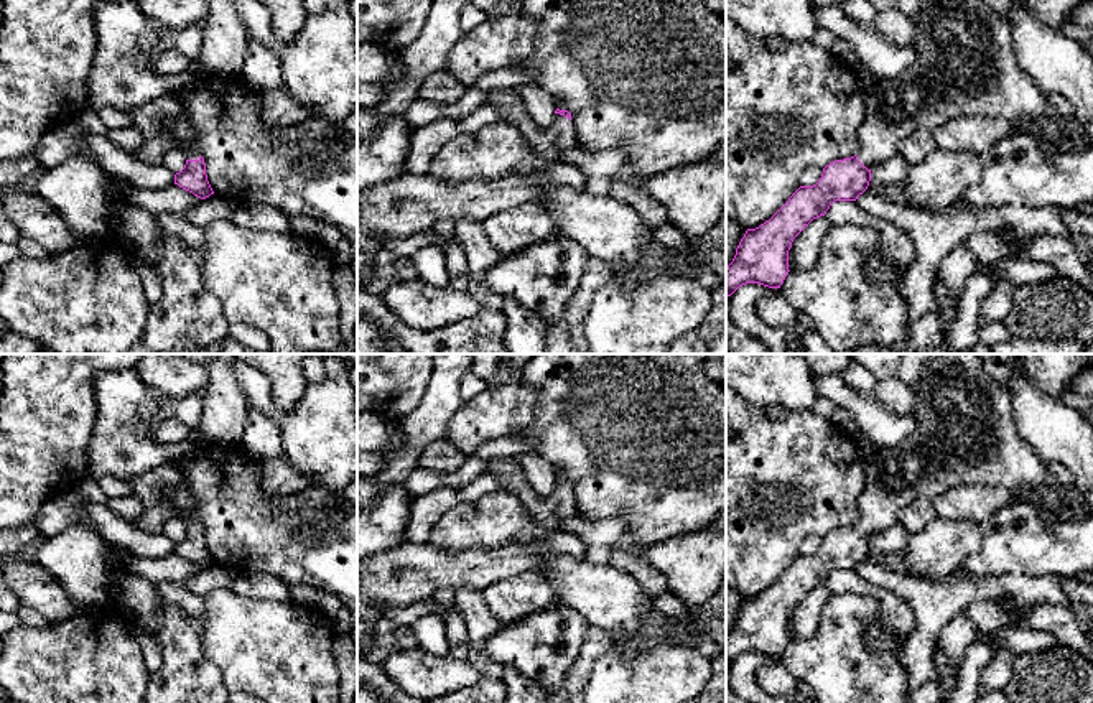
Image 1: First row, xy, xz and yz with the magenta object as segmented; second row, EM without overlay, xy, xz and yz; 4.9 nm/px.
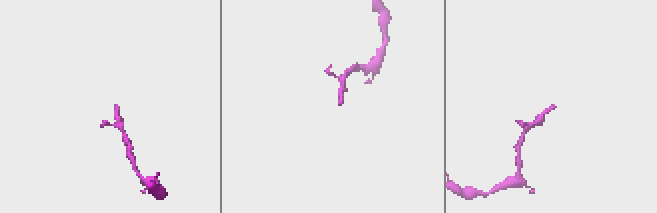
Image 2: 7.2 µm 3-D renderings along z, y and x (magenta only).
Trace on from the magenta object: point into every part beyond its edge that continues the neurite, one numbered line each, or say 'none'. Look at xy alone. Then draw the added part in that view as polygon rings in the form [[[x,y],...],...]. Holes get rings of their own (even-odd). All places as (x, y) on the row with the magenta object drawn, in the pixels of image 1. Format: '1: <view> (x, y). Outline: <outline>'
1: xy (162, 122). Outline: [[[176,92],[161,94],[128,114],[130,125],[143,137],[135,158],[150,165],[161,165],[168,150],[179,150],[186,160],[199,160],[199,151],[191,147],[196,130],[184,117]]]

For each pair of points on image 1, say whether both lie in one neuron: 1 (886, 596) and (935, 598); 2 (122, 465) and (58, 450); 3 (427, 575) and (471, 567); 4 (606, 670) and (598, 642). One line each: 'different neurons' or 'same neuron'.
1: different neurons
2: different neurons
3: same neuron
4: different neurons

